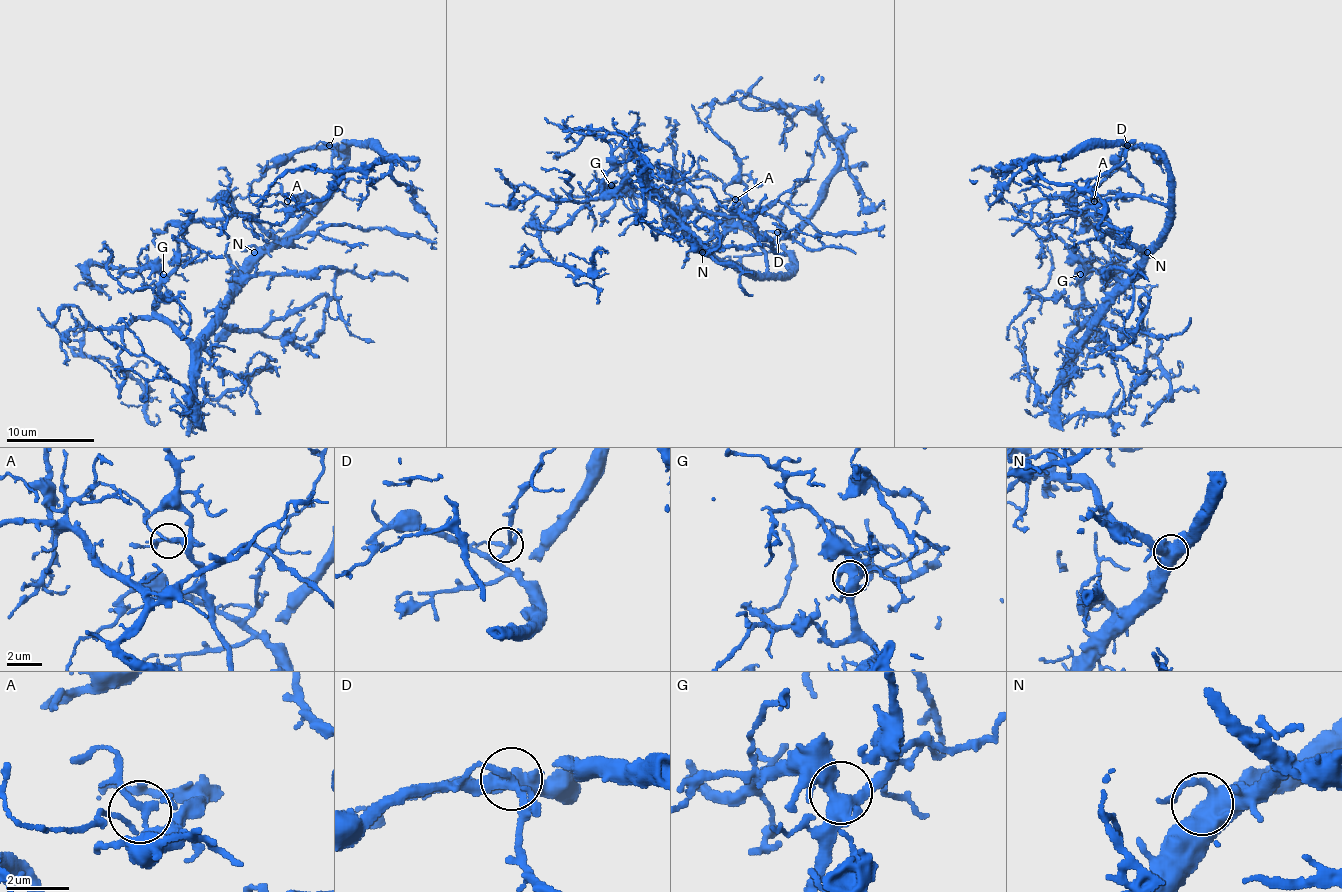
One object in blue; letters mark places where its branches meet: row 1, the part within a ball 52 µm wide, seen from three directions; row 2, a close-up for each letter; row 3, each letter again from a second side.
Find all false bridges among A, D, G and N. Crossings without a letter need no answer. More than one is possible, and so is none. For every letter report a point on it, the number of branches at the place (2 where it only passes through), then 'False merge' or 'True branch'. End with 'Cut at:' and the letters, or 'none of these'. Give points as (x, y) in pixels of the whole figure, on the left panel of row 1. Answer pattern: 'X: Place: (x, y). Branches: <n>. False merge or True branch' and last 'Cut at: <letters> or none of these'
A: Place: (287, 201). Branches: 3. True branch
D: Place: (329, 145). Branches: 3. True branch
G: Place: (163, 274). Branches: 4. True branch
N: Place: (254, 252). Branches: 4. True branch
Cut at: none of these

